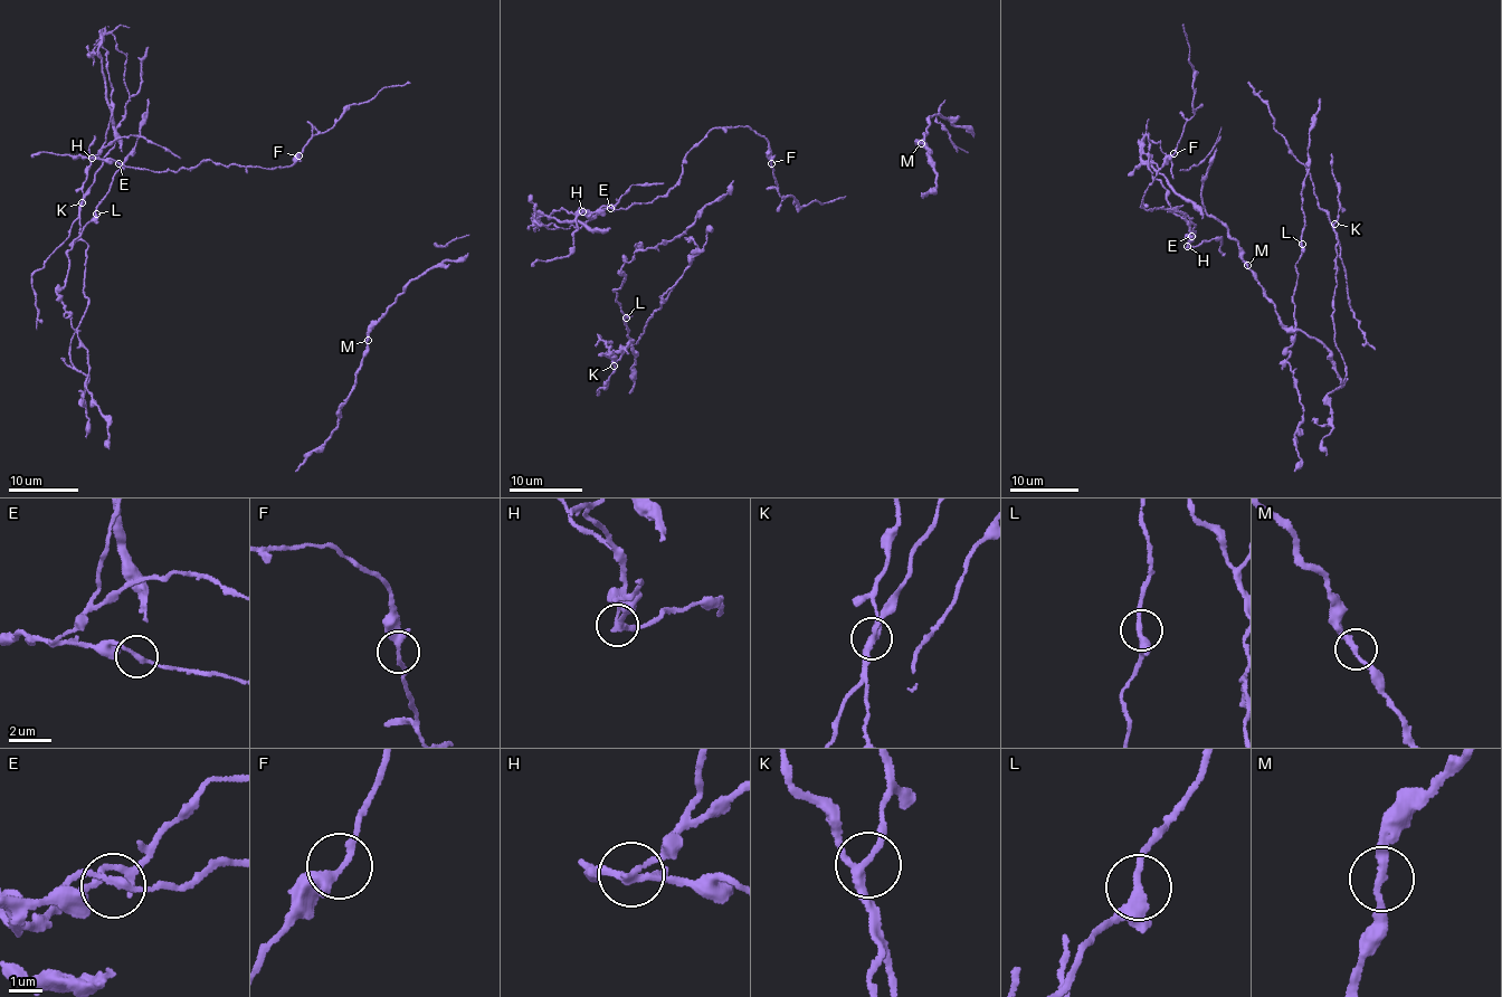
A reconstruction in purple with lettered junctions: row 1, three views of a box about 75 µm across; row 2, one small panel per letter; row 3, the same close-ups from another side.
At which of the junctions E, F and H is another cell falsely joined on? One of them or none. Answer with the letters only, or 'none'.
H

